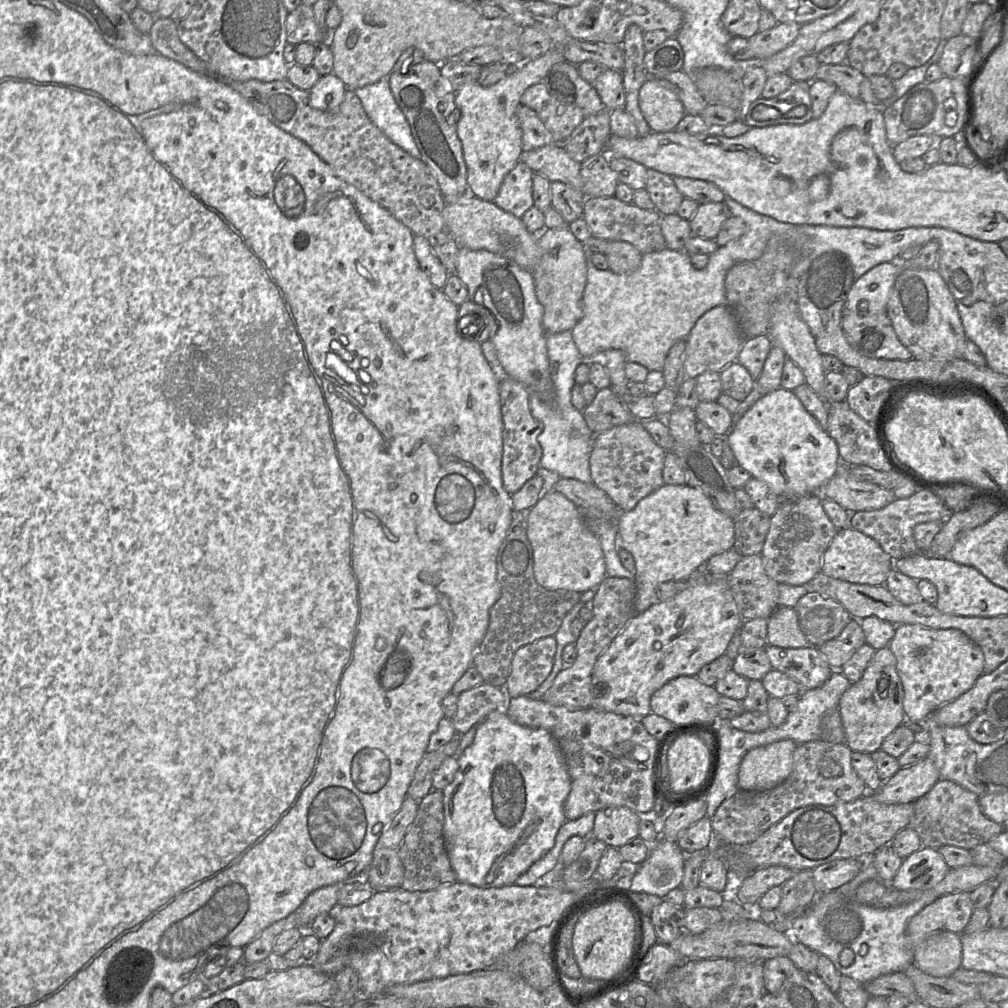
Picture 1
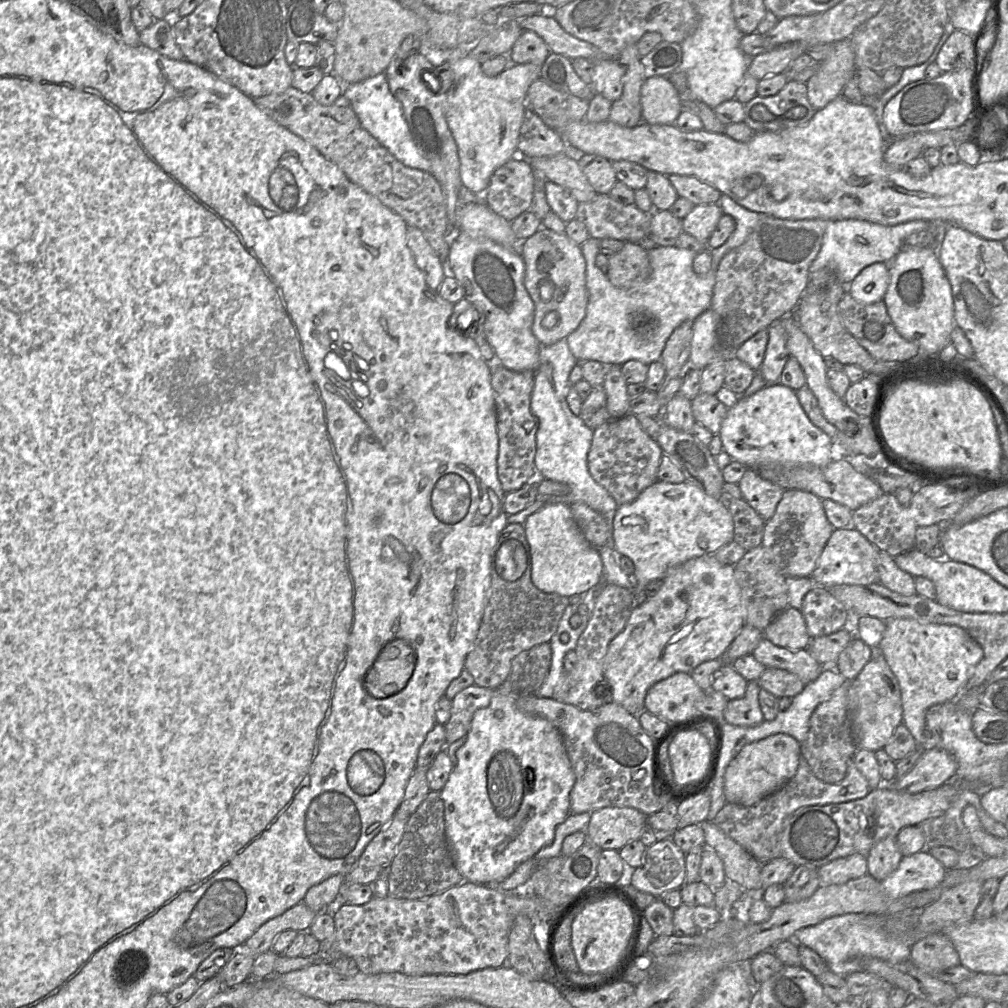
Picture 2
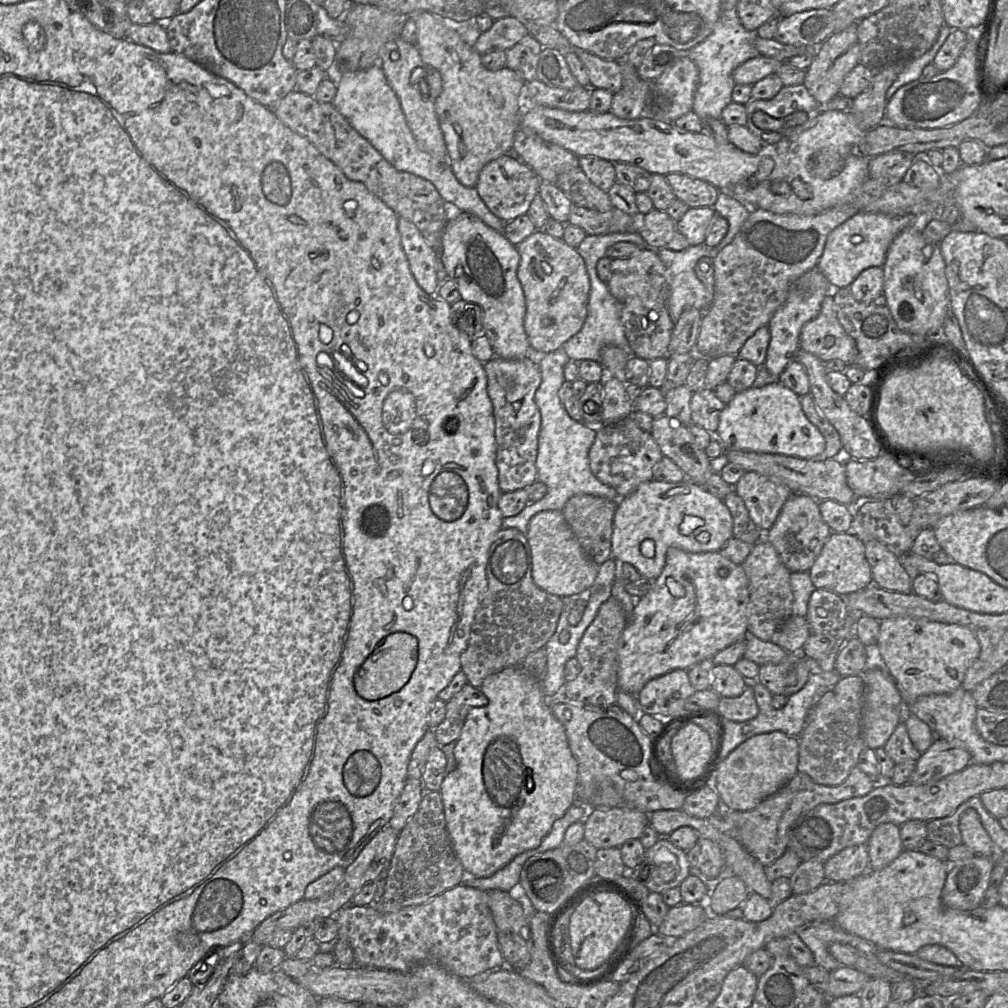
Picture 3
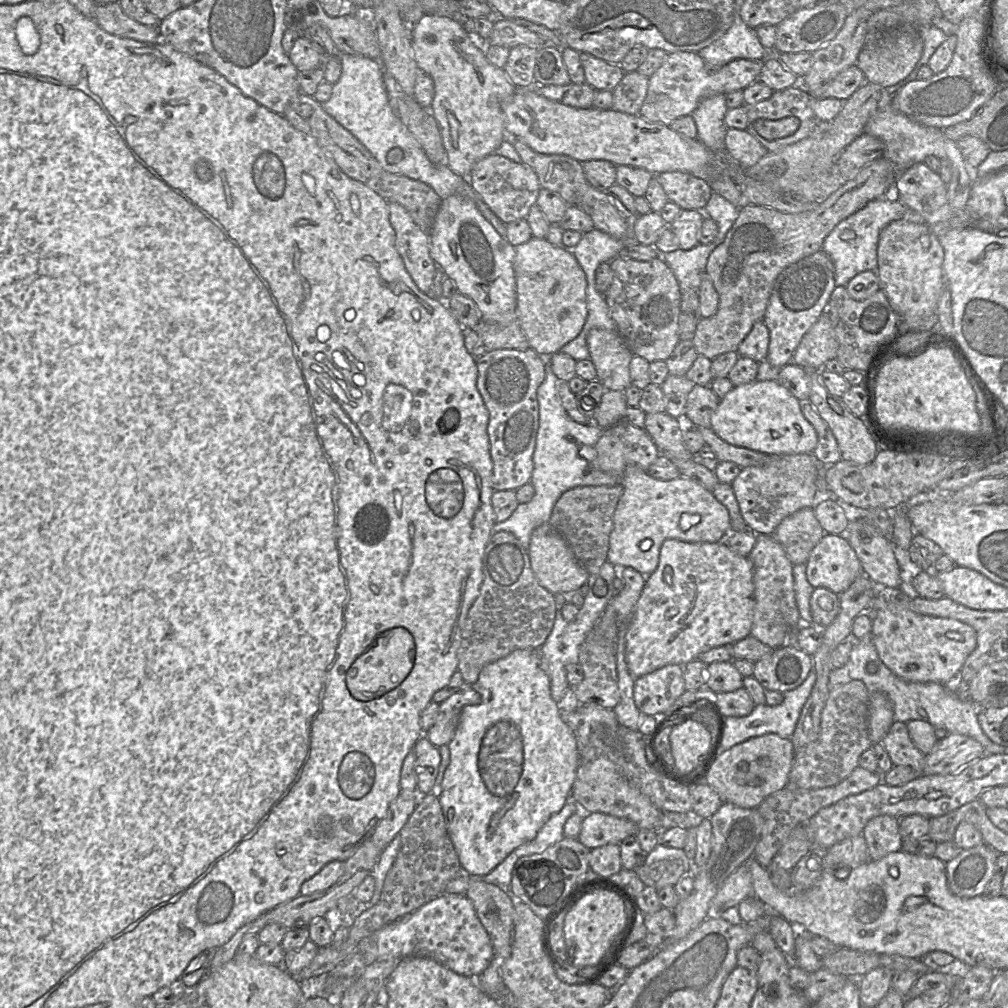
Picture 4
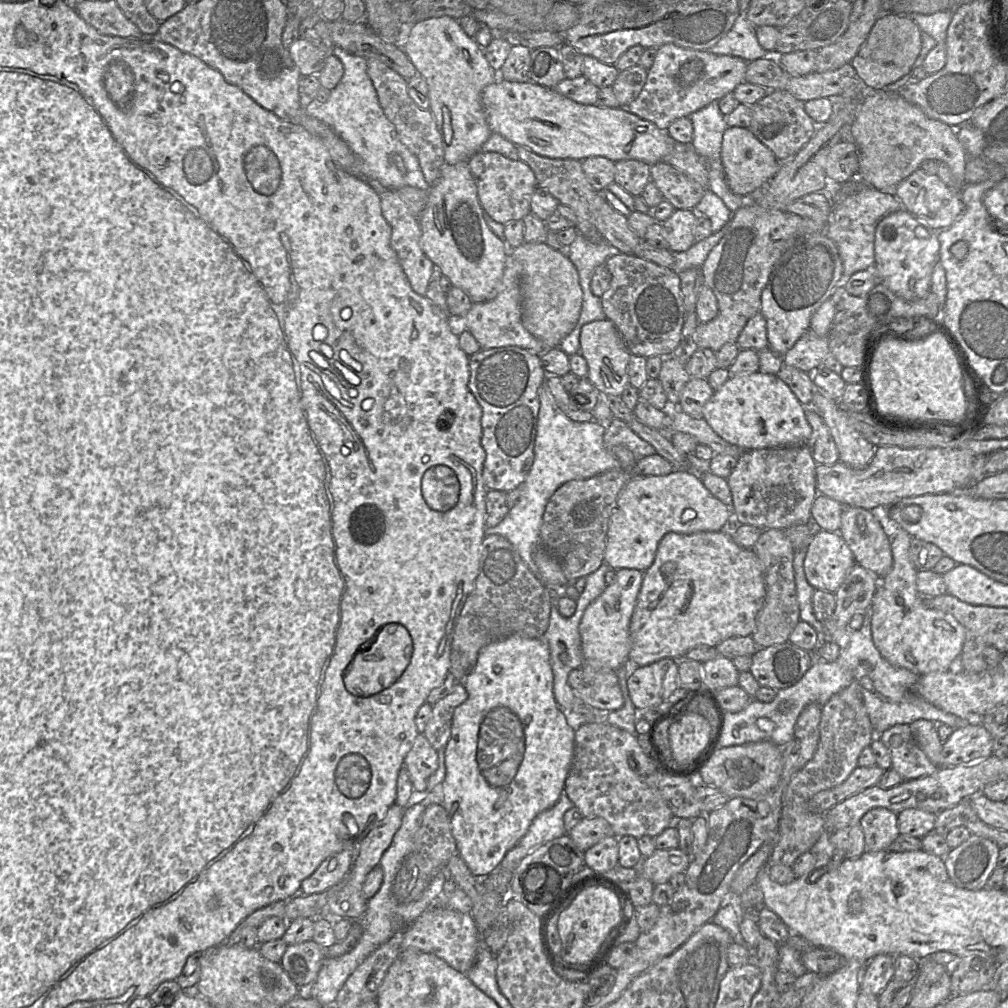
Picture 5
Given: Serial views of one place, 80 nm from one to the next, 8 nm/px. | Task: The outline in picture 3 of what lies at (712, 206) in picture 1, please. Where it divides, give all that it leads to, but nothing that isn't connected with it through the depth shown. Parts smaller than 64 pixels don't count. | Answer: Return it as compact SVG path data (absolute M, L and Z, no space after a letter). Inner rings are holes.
M694 207L676 221L676 230L682 233L690 246L704 244L708 227L716 212L713 207Z

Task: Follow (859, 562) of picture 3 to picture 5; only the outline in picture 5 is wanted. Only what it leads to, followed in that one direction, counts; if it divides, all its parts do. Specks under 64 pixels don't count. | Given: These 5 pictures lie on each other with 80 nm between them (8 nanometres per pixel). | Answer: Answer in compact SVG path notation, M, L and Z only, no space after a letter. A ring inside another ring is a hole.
M818 530L806 549L804 573L815 590L835 593L855 564L839 532Z

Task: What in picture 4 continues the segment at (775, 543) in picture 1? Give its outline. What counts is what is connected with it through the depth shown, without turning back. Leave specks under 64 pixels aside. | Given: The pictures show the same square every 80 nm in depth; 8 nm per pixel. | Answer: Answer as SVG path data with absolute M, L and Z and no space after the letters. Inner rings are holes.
M813 507L800 509L784 518L773 533L793 565L806 563L825 532Z

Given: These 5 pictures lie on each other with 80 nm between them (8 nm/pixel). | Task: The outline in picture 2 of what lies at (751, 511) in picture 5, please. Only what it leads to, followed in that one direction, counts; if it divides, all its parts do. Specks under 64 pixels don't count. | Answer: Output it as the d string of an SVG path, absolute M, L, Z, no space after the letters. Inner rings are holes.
M747 469L738 483L742 498L761 516L768 521L775 513L785 489L764 479L755 469Z

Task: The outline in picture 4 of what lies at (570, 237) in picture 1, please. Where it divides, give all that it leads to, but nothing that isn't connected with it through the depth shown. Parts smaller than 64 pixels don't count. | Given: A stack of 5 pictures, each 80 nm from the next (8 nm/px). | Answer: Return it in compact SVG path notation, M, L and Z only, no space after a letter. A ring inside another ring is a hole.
M530 238L526 243L515 247L514 272L516 280L516 318L528 342L529 349L542 357L551 356L576 338L587 318L586 275L571 250L556 247L547 239Z

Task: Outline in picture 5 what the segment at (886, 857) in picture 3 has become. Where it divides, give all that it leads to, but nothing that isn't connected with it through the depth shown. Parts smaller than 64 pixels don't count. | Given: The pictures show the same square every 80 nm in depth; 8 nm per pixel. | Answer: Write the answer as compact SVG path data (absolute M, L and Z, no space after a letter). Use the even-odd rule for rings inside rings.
M877 807L869 810L860 820L866 851L887 850L900 834L897 814L887 808Z

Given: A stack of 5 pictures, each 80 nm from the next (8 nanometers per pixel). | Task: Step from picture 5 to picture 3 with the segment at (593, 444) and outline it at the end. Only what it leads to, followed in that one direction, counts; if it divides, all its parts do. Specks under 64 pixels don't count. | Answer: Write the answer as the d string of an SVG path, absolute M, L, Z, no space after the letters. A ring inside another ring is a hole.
M559 348L553 352L537 356L537 359L541 372L541 383L535 392L534 398L541 415L541 426L538 434L535 465L537 469L537 480L546 485L547 493L542 499L528 503L517 515L503 518L501 525L501 528L516 528L525 535L528 530L529 521L535 514L546 510L562 510L565 503L575 495L587 494L600 496L617 502L617 505L619 501L617 492L611 486L603 484L598 480L590 470L588 454L596 437L596 427L573 420L563 406L561 391L565 385L570 385L565 382L564 378L564 366L570 361L569 357L563 348Z

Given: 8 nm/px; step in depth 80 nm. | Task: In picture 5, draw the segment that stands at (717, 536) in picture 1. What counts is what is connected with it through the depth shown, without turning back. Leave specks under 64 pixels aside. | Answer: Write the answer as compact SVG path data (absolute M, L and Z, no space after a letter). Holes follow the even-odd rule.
M615 446L611 453L620 463L620 467L629 474L629 478L619 493L610 516L604 551L604 562L612 569L636 569L645 572L653 563L658 544L667 533L694 534L698 532L718 532L725 525L732 510L715 498L703 485L700 475L686 470L674 470L664 476L645 476L635 471L638 458L624 446Z

